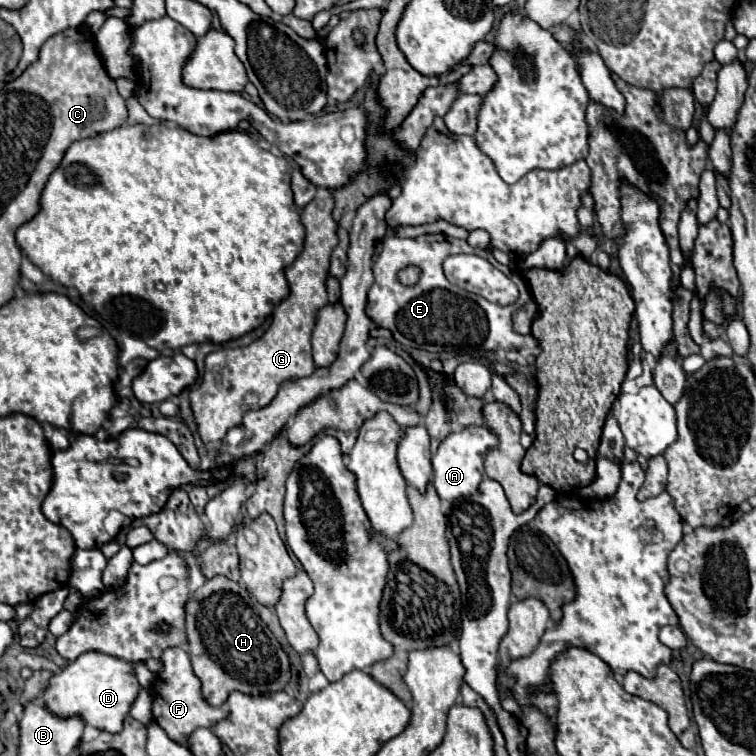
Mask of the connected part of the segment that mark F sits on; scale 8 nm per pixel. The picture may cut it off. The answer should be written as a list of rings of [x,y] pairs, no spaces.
[[[169,647],[161,653],[161,671],[155,675],[155,681],[151,685],[153,693],[153,719],[163,731],[169,735],[169,739],[187,745],[187,737],[197,729],[197,727],[213,727],[221,719],[227,717],[227,711],[221,707],[211,707],[205,703],[201,697],[201,683],[195,677],[191,669],[191,661],[187,651],[179,647]]]

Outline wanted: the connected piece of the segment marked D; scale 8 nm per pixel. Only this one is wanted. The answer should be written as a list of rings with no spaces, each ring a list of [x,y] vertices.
[[[91,651],[89,655],[81,655],[49,679],[49,685],[43,691],[43,703],[55,717],[81,717],[85,723],[91,723],[101,731],[119,733],[139,689],[141,685],[133,675],[131,663]]]

